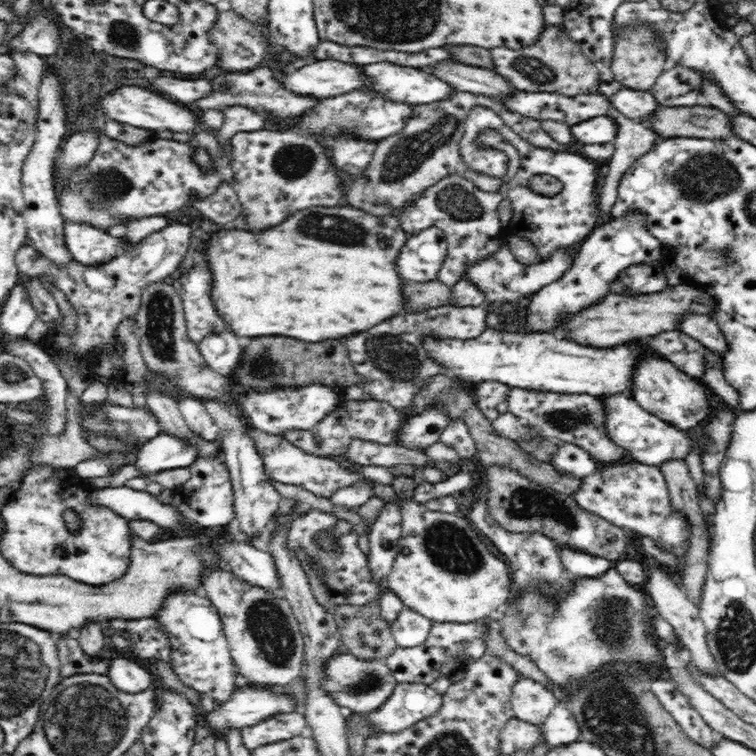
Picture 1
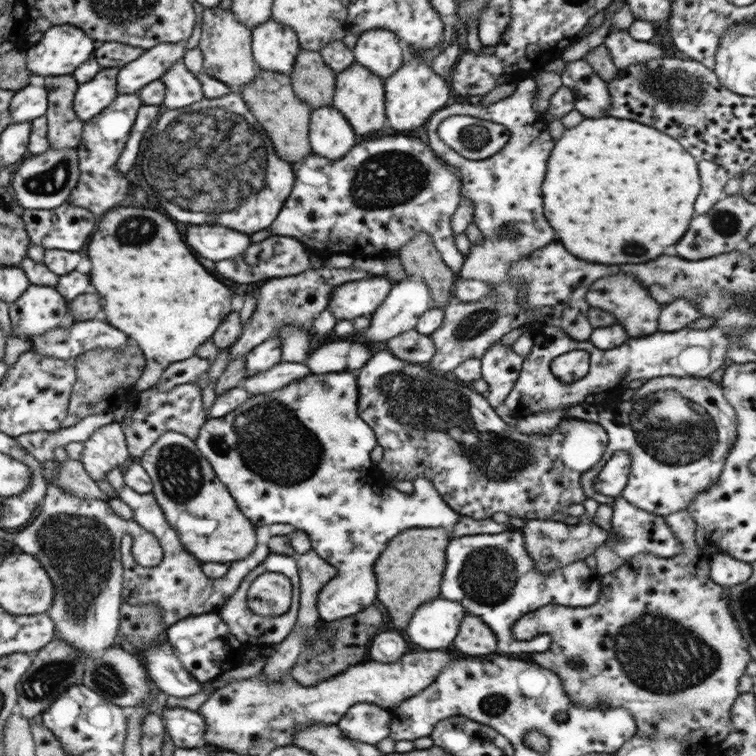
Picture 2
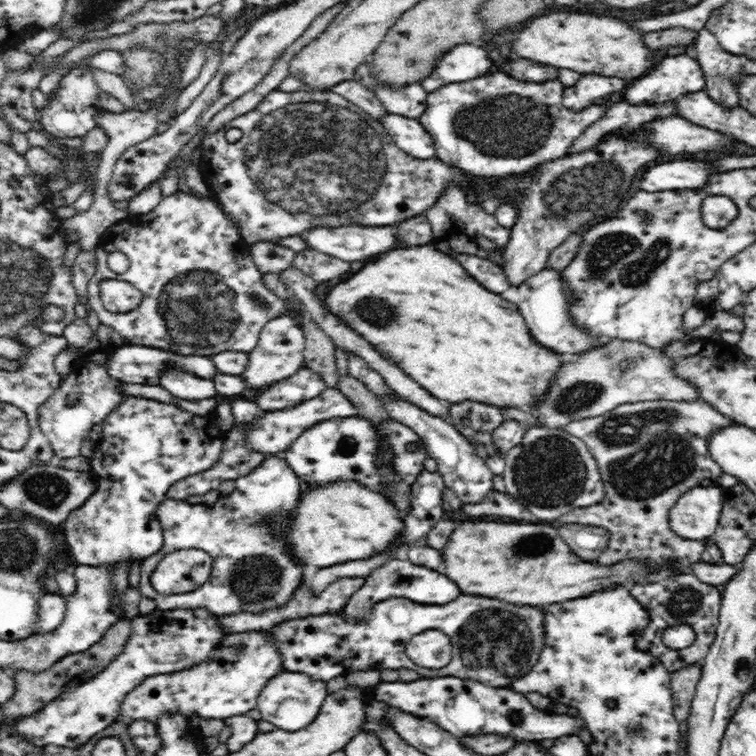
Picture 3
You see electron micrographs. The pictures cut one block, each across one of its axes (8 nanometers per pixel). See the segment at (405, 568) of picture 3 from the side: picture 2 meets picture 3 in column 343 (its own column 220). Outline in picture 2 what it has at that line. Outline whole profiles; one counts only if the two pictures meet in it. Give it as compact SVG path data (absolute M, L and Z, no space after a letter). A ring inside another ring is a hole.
M269 554L257 568L253 568L245 578L243 578L243 582L239 584L239 588L237 588L237 592L223 604L223 608L219 608L217 610L217 614L223 618L223 622L227 624L227 628L229 628L229 632L247 648L251 648L251 646L277 646L279 642L283 642L289 634L291 634L291 630L293 630L293 626L295 626L295 622L297 622L297 616L299 616L299 596L301 594L301 582L299 582L299 568L297 568L297 560L293 558L293 556L285 556L285 554ZM261 574L283 574L283 576L287 576L289 580L291 580L291 584L293 584L293 596L291 596L291 606L289 606L289 610L285 612L285 614L281 614L281 616L259 616L259 614L253 614L247 606L245 606L245 592L247 592L247 588L251 586L251 582L257 578L257 576L261 576Z

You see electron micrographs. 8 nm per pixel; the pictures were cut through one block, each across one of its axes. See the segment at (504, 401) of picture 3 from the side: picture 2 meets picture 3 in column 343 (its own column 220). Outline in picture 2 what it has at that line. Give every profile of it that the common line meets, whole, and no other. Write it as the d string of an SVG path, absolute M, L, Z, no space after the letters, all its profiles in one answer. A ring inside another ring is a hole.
M139 206L111 208L103 216L99 216L99 224L89 238L85 252L91 262L89 284L101 298L101 308L105 312L107 324L127 334L127 338L135 340L135 344L147 358L147 368L135 382L135 392L145 392L159 386L159 378L163 376L167 366L195 356L195 348L205 342L219 326L221 318L231 312L231 290L215 280L193 258L189 248L183 244L181 234L175 230L175 224L159 212L143 210ZM147 224L153 224L151 238L147 238Z

